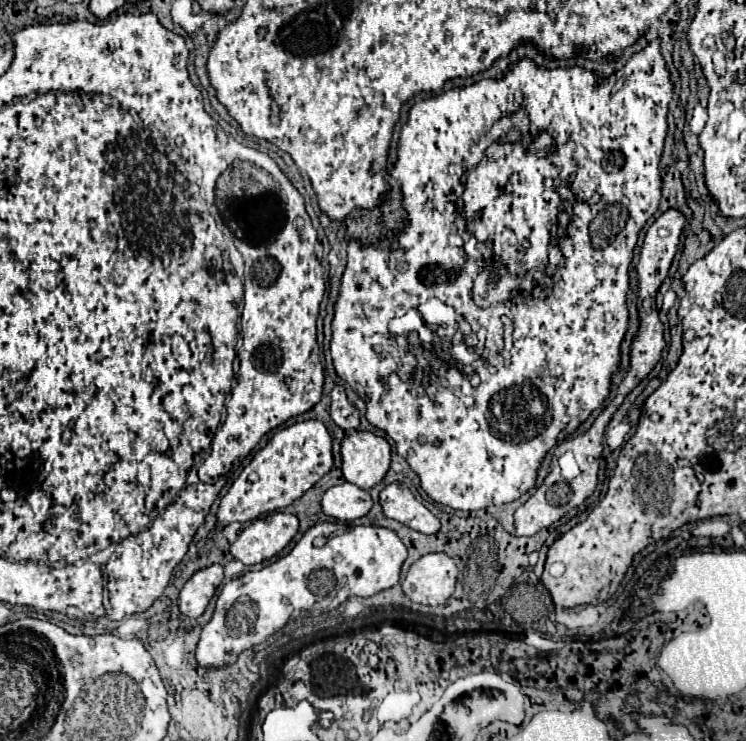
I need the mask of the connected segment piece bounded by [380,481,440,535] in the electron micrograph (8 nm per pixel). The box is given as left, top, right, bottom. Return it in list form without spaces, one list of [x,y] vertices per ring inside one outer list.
[[[390,483],[380,491],[380,505],[384,515],[404,523],[410,529],[432,535],[440,529],[440,521],[410,493],[404,483]]]

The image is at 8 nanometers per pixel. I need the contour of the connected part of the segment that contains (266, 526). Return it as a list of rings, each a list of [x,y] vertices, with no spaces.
[[[276,511],[254,519],[230,545],[230,555],[244,565],[256,565],[278,555],[296,535],[298,517]]]

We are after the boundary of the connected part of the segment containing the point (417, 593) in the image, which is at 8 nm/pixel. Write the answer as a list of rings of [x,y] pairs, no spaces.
[[[428,553],[408,569],[402,589],[414,603],[436,607],[454,593],[456,575],[456,563],[446,553]]]

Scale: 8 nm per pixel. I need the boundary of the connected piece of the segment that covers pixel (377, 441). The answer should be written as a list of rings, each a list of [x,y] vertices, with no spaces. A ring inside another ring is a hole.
[[[350,431],[342,439],[340,455],[344,479],[366,491],[380,483],[390,467],[388,441],[370,431]]]

